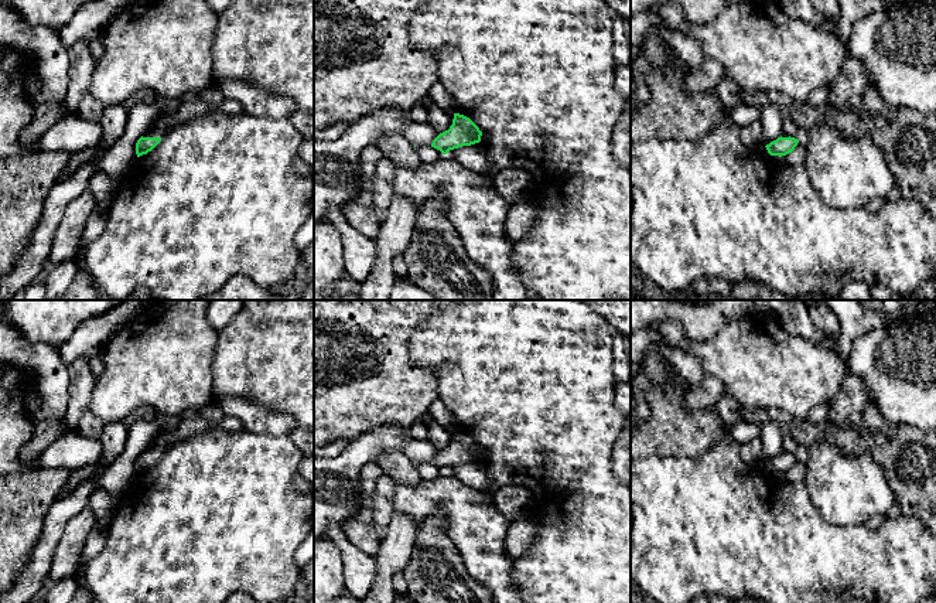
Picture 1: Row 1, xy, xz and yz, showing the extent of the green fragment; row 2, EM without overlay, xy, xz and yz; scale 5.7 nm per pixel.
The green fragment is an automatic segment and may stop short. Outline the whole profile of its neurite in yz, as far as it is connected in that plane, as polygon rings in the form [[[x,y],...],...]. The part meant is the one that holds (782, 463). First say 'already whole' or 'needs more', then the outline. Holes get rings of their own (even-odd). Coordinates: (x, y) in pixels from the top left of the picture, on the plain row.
already whole; [[[778,454],[776,457],[771,459],[766,461],[766,467],[771,473],[786,473],[795,467],[797,463],[799,457],[795,454]]]

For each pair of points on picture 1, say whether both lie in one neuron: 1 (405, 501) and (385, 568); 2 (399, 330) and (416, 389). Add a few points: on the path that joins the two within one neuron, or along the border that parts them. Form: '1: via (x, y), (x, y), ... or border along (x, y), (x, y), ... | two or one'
1: border along (395, 511), (412, 517), (420, 525) | two
2: via (399, 344), (399, 372), (402, 375) | one

